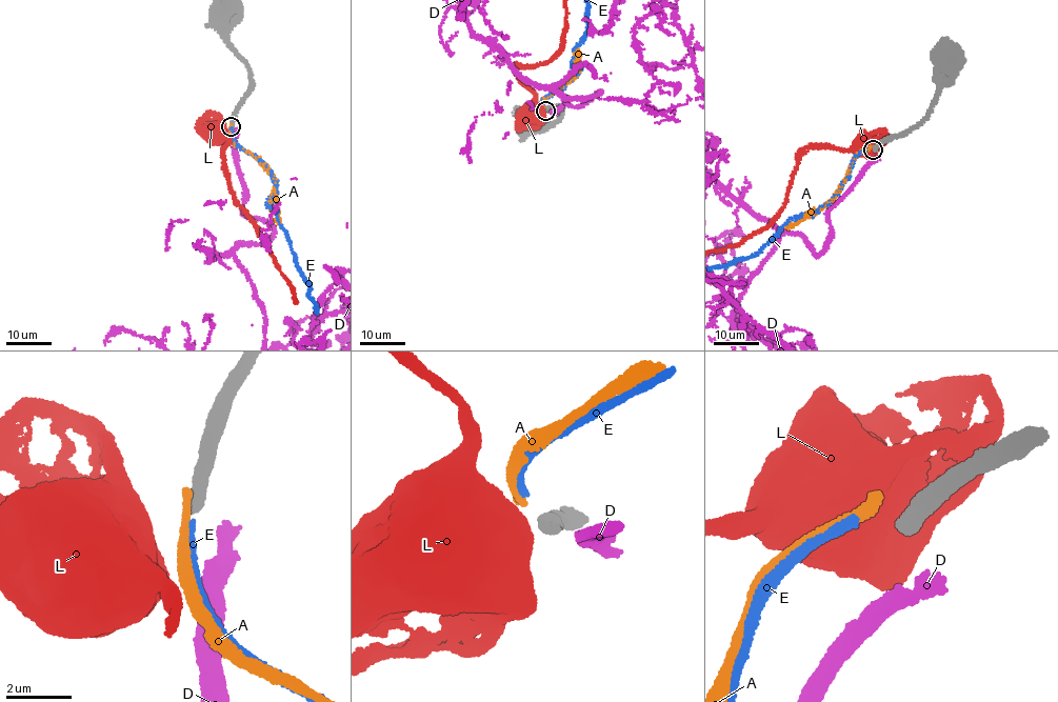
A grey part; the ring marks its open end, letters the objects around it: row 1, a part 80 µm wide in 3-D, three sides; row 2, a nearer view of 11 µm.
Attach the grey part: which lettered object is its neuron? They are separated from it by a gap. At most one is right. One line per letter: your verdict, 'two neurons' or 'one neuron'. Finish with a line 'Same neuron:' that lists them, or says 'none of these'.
A: two neurons
D: two neurons
E: two neurons
L: two neurons
Same neuron: none of these

